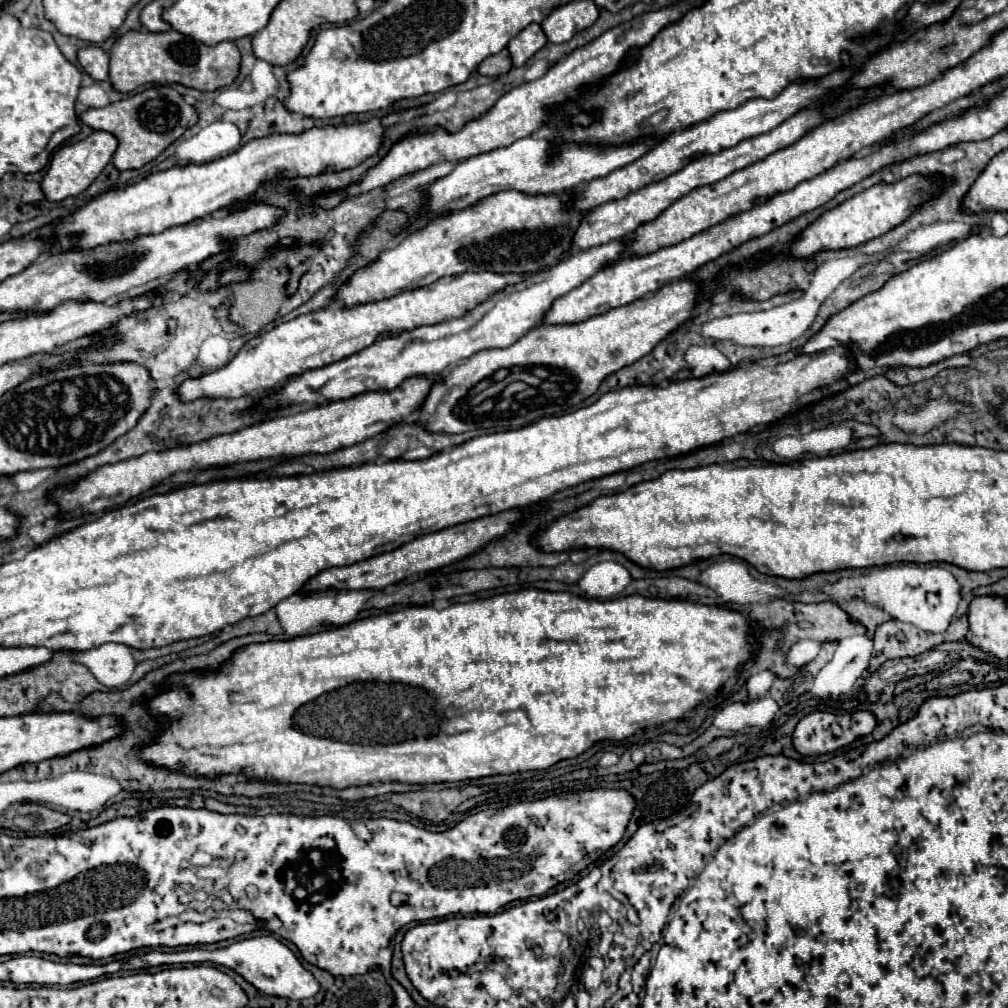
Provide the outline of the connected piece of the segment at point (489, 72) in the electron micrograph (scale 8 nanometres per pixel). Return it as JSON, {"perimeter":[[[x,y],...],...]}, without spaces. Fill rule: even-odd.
{"perimeter":[[[502,50],[500,54],[488,56],[488,58],[478,66],[478,72],[480,72],[482,76],[502,76],[502,74],[506,74],[510,68],[512,68],[510,52],[508,52],[508,50]]]}

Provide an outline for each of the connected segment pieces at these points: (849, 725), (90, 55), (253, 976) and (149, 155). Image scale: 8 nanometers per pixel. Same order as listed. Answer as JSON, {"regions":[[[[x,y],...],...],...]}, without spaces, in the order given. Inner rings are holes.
{"regions":[[[[858,710],[858,712],[848,712],[848,714],[832,714],[832,712],[812,712],[804,716],[794,734],[792,742],[796,750],[804,756],[814,756],[814,754],[824,754],[824,752],[834,752],[836,748],[848,746],[860,736],[868,736],[876,726],[876,716],[868,710]]],[[[88,46],[78,50],[78,60],[82,68],[94,78],[94,80],[108,80],[108,68],[110,68],[110,54],[98,46]]],[[[270,934],[256,936],[256,938],[244,938],[244,940],[238,940],[226,948],[218,948],[218,950],[204,948],[194,950],[192,948],[171,953],[151,951],[144,957],[149,967],[162,964],[204,964],[204,962],[226,966],[226,968],[234,970],[236,974],[240,974],[246,982],[256,986],[260,992],[270,994],[270,996],[288,998],[288,1000],[304,1000],[304,998],[314,996],[320,990],[318,980],[300,964],[300,960],[294,956],[294,952]]],[[[152,86],[140,94],[134,94],[120,102],[112,102],[104,108],[90,108],[82,112],[80,118],[90,128],[110,132],[118,138],[120,144],[112,160],[118,170],[142,168],[198,122],[196,110],[186,104],[184,98],[170,86]]]]}

